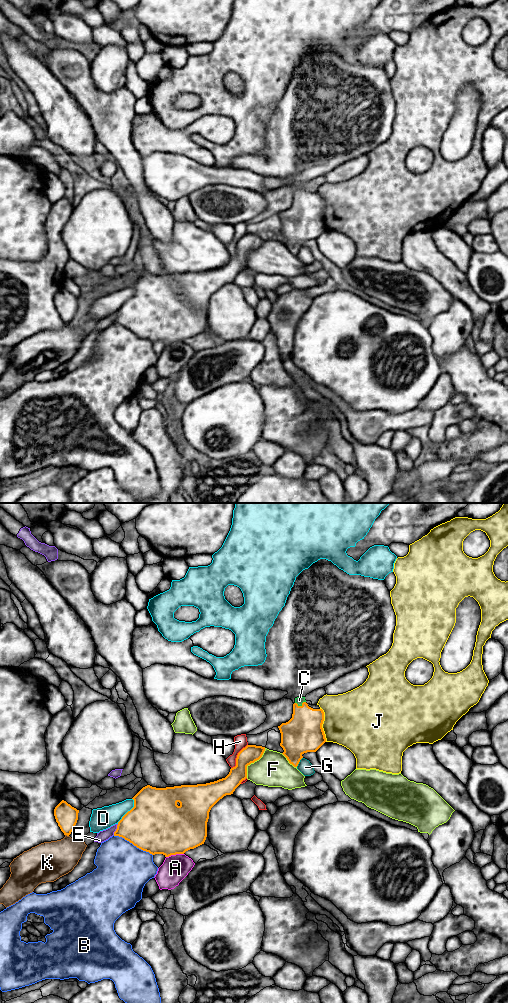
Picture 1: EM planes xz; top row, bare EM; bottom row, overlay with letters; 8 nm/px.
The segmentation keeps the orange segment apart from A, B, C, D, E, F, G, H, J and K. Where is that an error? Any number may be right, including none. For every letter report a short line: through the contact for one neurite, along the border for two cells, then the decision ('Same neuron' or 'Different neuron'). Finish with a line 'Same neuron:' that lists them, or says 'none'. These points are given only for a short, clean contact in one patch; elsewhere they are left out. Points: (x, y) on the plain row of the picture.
A: Different neuron
B: Different neuron
C: Same neuron
D: Different neuron
E: Different neuron
F: Different neuron
G: Different neuron
H: Line: xz (247, 232), (238, 241), (236, 252), (231, 256). Different neuron
J: Line: xz (320, 196), (323, 200), (322, 218), (326, 229). Different neuron
K: Different neuron
Same neuron: C

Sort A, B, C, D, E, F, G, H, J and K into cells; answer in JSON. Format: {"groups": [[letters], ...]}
{"groups": [["A", "J"], ["B"], ["C"], ["D"], ["E"], ["F"], ["G"], ["H"], ["K"]]}

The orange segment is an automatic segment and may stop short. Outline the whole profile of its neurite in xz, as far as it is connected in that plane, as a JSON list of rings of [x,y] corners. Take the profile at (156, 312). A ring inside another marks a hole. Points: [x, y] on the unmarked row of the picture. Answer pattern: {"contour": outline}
{"contour": [[[247,233],[237,243],[236,254],[230,257],[229,262],[222,267],[206,272],[181,273],[166,276],[156,276],[150,273],[143,275],[132,287],[134,295],[118,310],[114,324],[119,324],[132,331],[137,336],[152,343],[163,342],[165,345],[184,342],[204,332],[207,325],[207,310],[211,296],[224,284],[231,283],[235,277],[247,266],[247,254],[259,248],[265,235]]]}

